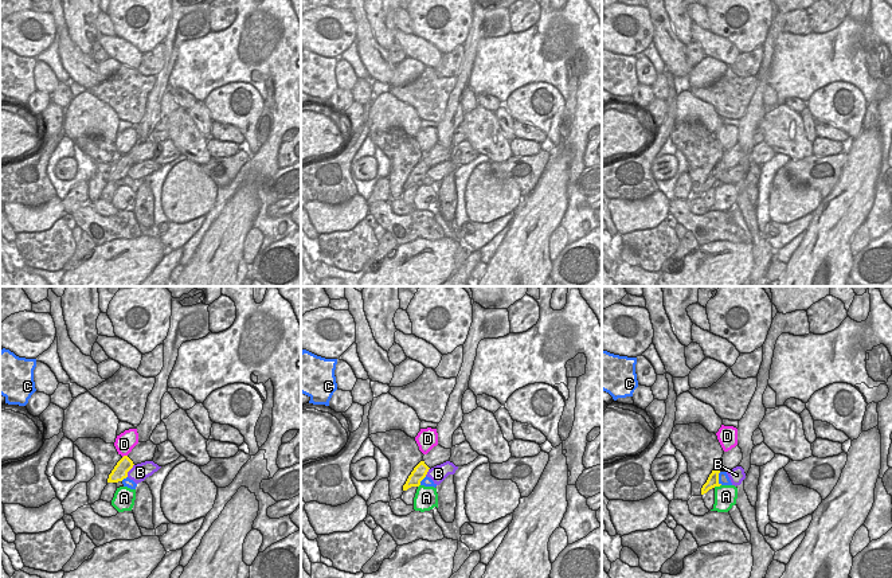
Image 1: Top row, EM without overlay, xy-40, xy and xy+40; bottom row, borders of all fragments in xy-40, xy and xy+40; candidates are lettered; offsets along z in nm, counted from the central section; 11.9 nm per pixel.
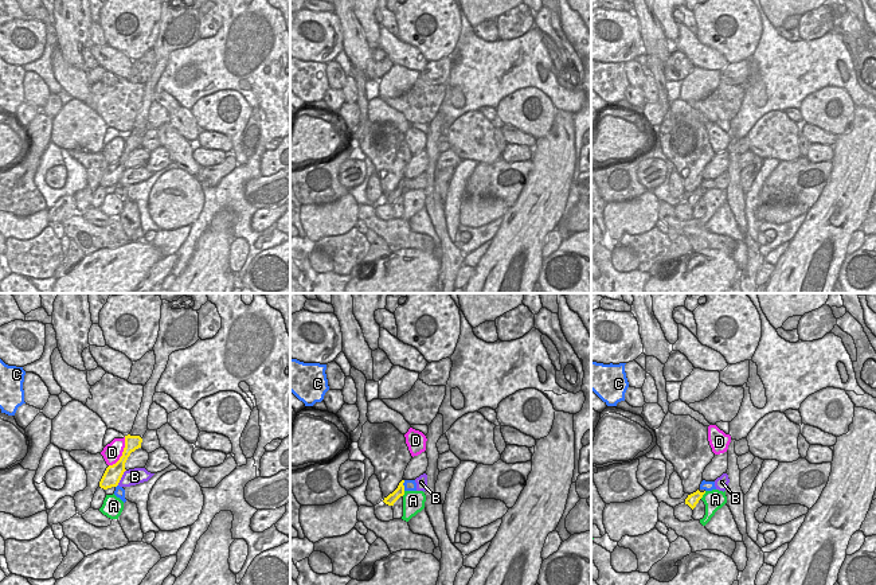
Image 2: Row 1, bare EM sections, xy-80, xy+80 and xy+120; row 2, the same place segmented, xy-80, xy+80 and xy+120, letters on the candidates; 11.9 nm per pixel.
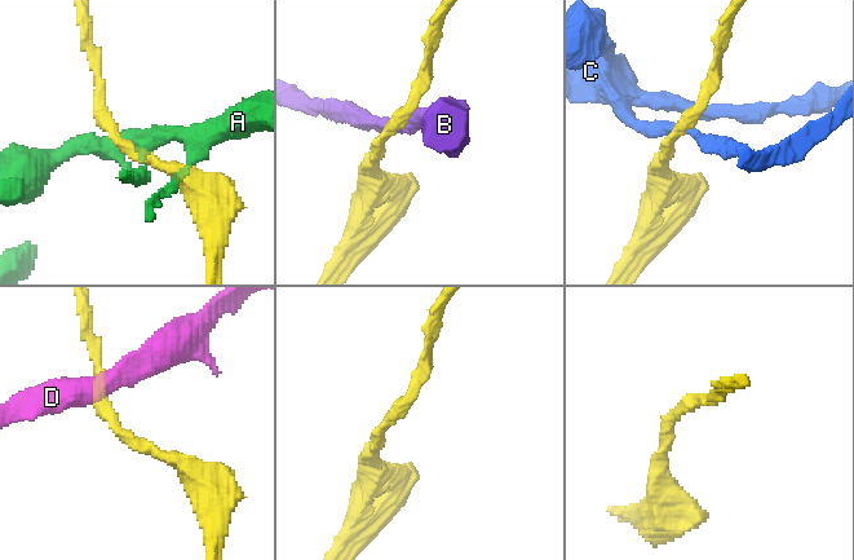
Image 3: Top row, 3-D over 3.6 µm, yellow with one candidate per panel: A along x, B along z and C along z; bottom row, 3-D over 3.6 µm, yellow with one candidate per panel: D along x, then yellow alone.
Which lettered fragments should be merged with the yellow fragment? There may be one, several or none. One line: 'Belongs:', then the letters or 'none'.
Belongs: none

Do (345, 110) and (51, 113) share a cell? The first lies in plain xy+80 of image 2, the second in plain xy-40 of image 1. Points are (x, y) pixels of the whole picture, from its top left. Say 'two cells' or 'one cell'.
one cell

